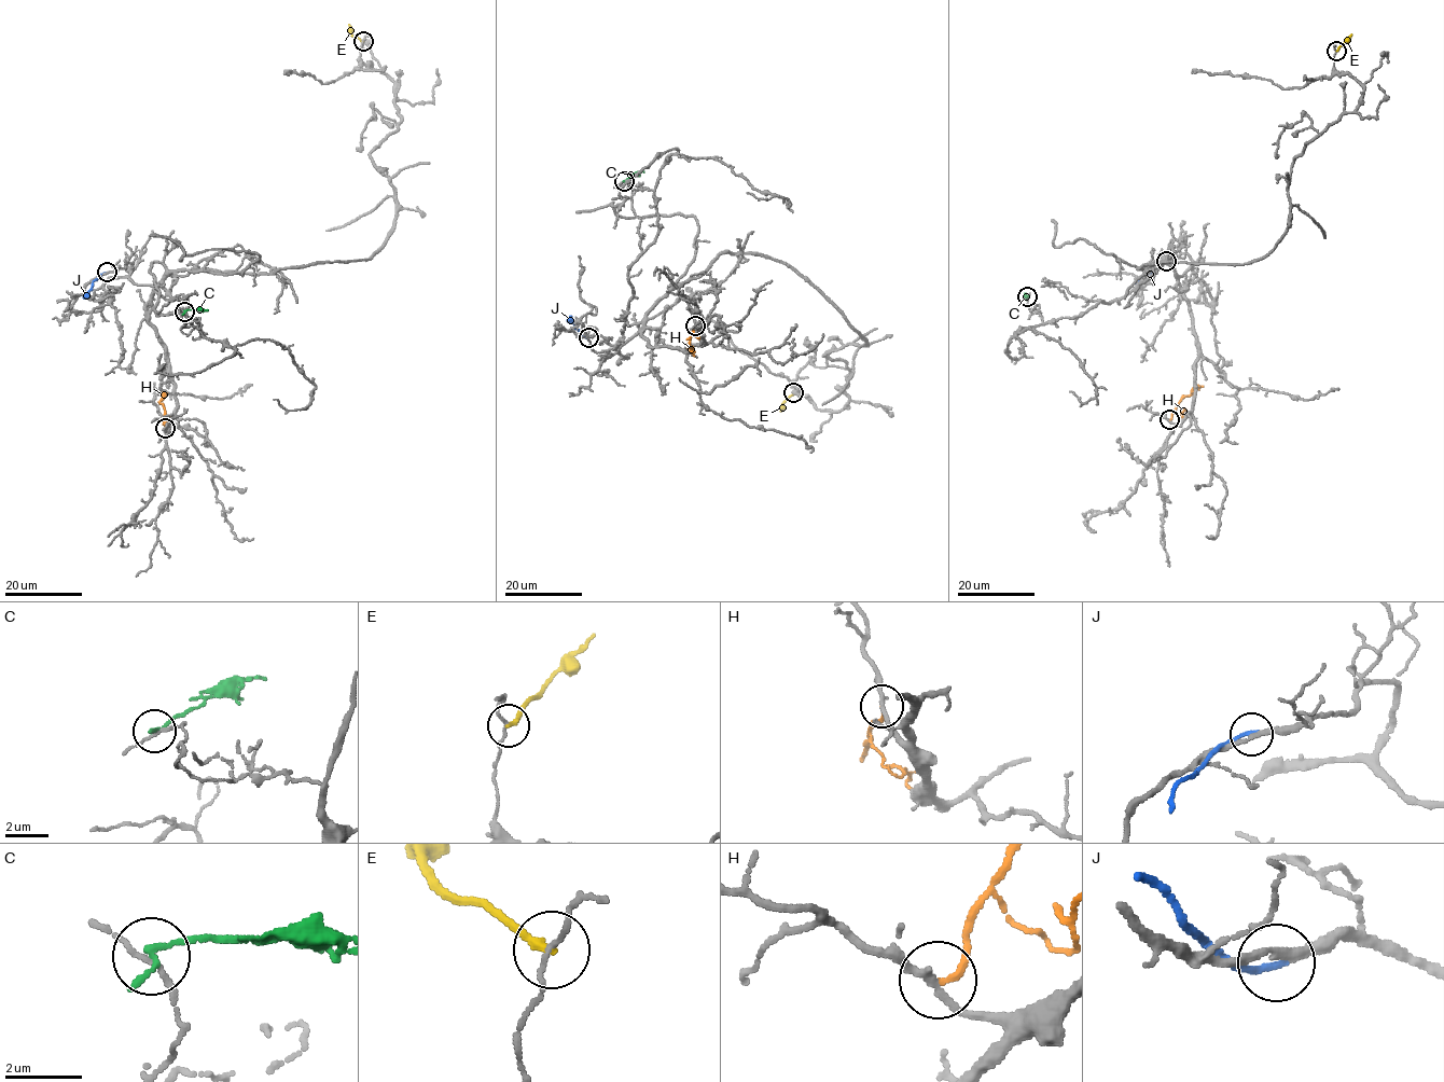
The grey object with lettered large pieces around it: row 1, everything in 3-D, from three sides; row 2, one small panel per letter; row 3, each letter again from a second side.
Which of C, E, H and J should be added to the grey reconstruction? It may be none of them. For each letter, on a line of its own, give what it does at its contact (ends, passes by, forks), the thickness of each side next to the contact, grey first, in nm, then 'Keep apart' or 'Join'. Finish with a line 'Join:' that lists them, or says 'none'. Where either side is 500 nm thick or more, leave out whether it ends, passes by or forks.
C: It ends there. Thickness 120 nm (grey) against 190 nm. Keep apart
E: It ends there. Thickness 100 nm (grey) against 220 nm. Keep apart
H: It ends there. Thickness 200 nm (grey) against 170 nm. Keep apart
J: It ends there. Thickness 200 nm (grey) against 160 nm. Keep apart
Join: none

